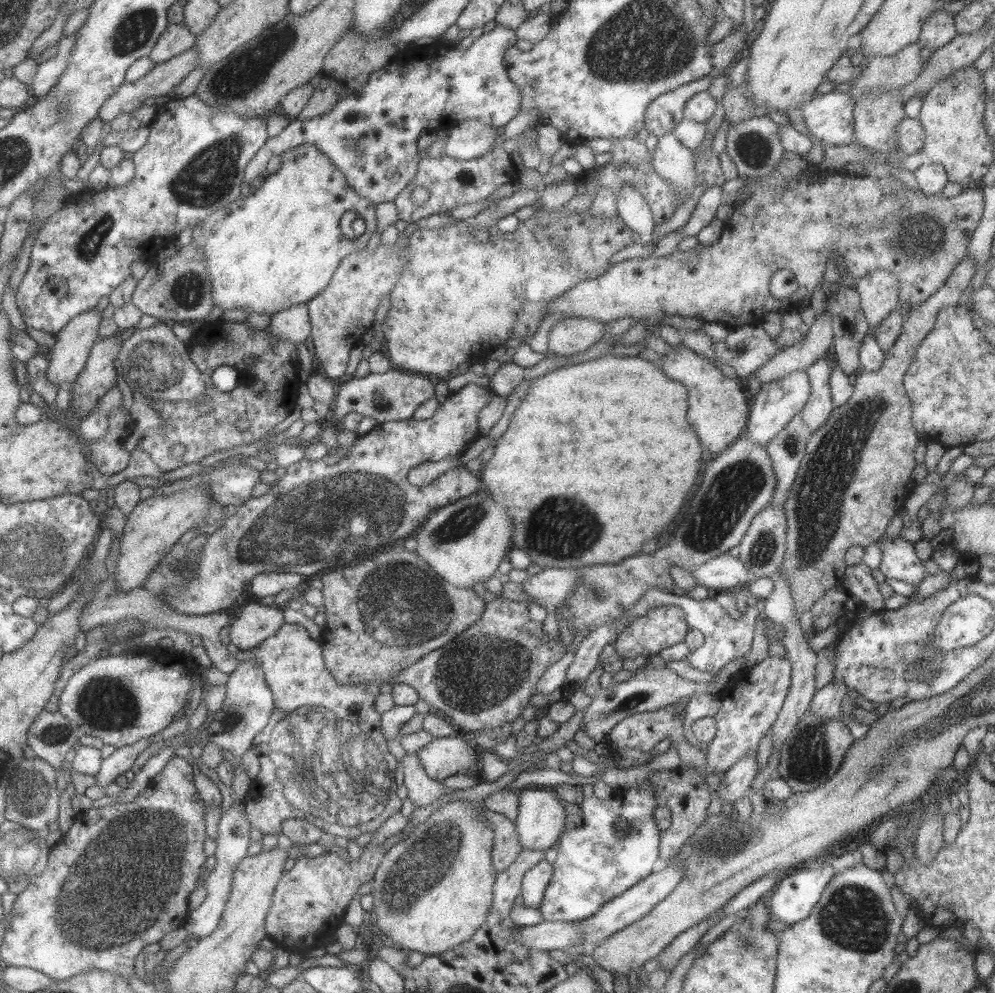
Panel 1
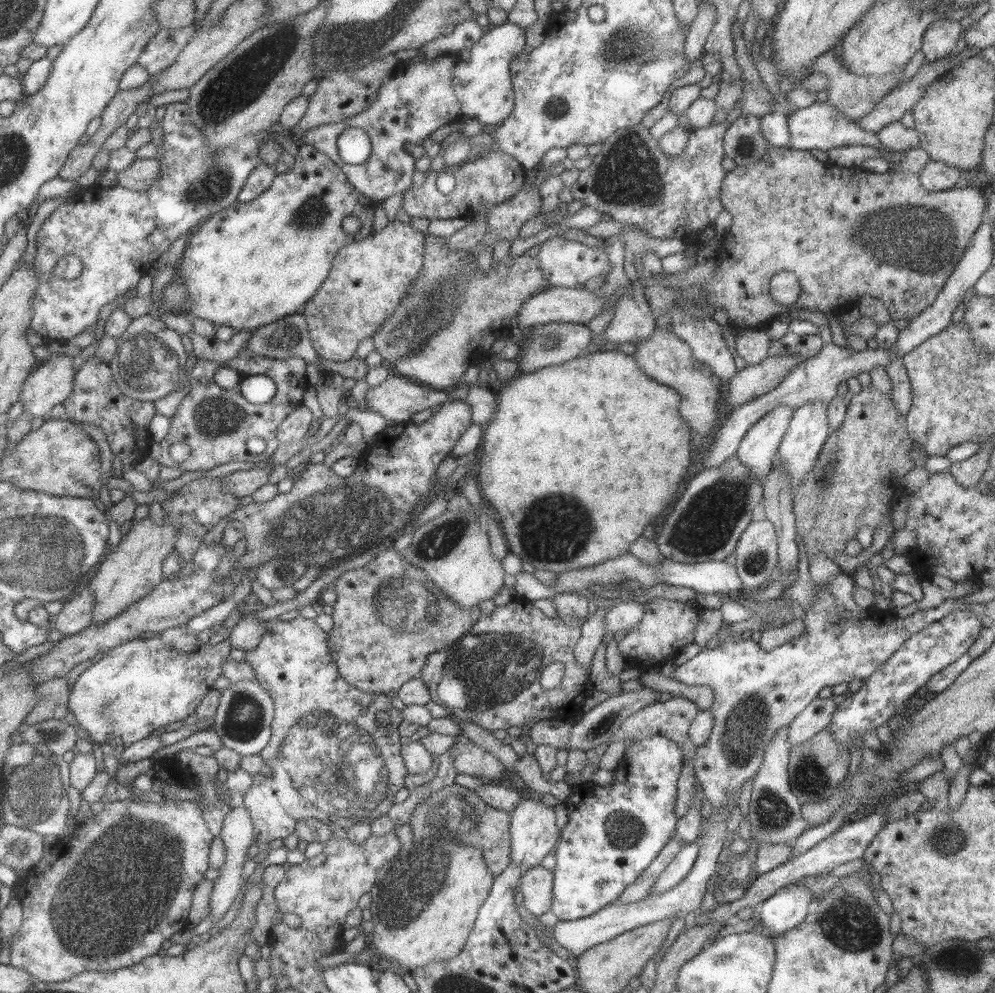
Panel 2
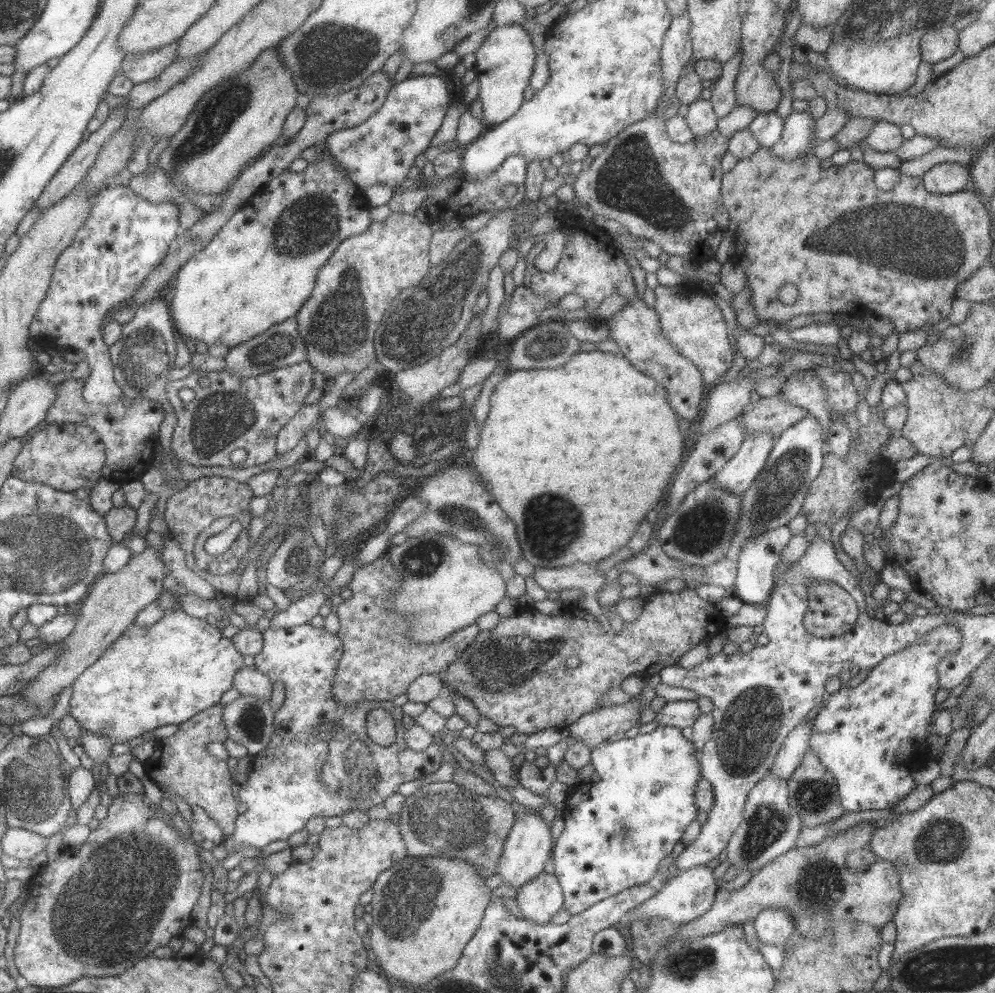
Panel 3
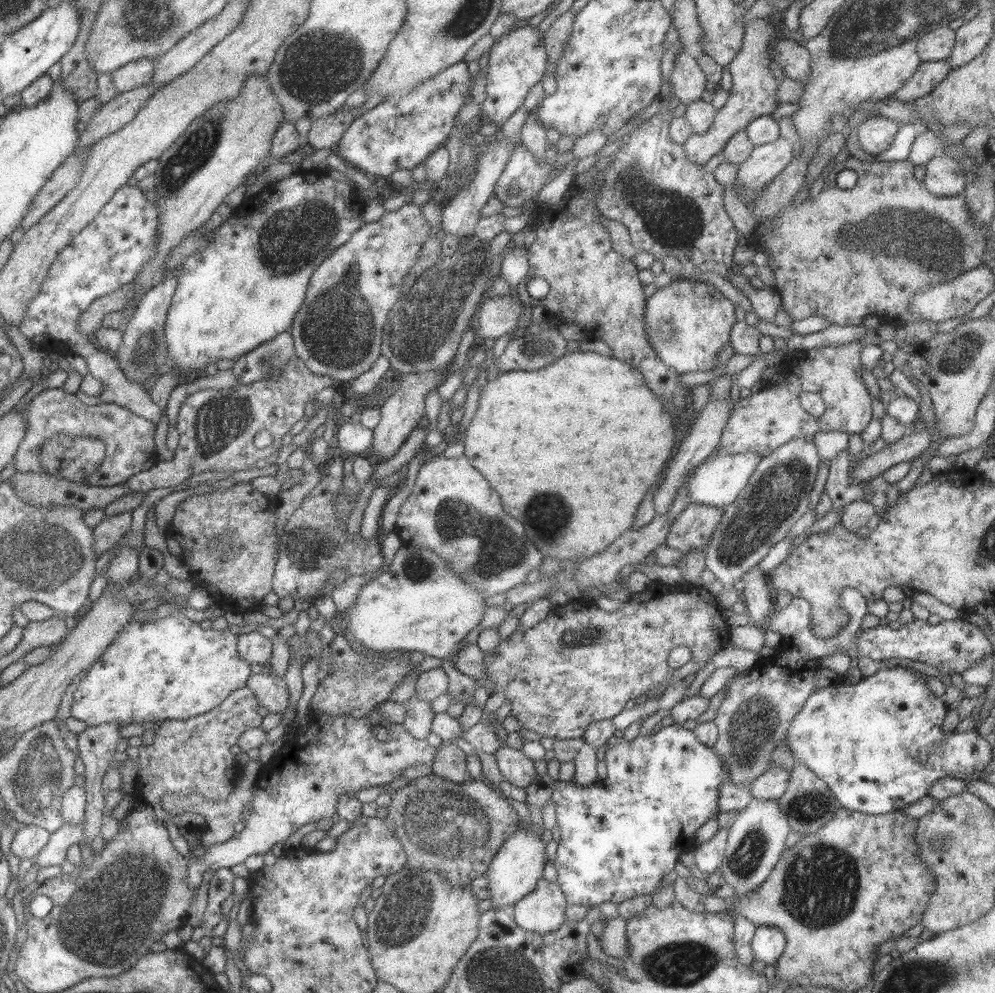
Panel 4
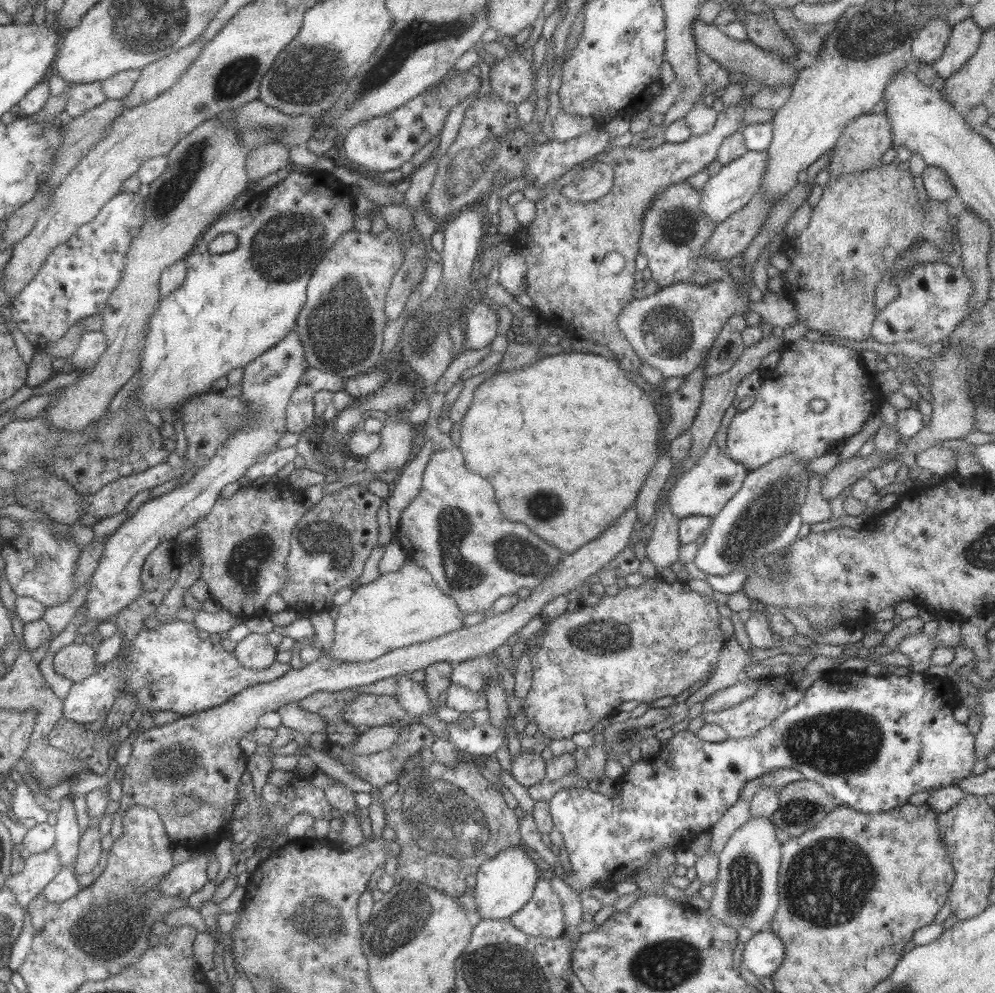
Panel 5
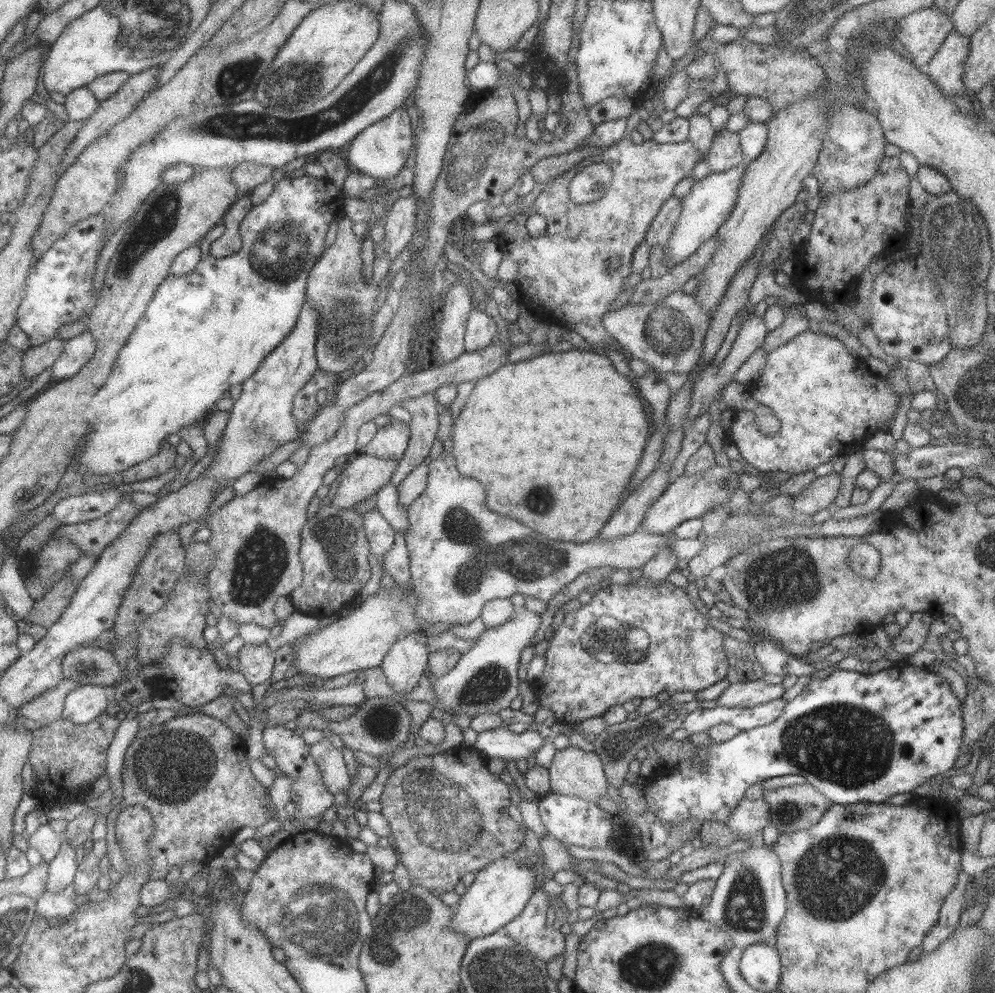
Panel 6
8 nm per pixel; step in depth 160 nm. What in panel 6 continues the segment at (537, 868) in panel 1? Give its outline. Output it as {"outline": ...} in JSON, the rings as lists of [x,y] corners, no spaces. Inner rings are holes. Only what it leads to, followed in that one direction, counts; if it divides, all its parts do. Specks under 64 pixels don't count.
{"outline":[[[537,888],[521,913],[503,926],[511,940],[546,963],[564,952],[564,935],[553,928],[548,898],[541,888]]]}

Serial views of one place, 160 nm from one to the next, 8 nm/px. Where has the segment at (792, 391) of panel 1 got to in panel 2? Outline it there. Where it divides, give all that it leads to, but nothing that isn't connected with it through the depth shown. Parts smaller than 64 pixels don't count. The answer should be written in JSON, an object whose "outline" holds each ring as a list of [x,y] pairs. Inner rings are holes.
{"outline":[[[775,406],[771,412],[763,414],[739,441],[736,454],[741,466],[745,466],[745,470],[749,470],[760,481],[771,470],[793,412],[791,406]]]}

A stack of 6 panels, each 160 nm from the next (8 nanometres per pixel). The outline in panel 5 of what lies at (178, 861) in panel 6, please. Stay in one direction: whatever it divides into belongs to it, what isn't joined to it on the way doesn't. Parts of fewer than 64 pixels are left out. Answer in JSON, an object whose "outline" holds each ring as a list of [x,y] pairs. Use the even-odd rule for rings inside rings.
{"outline":[[[629,508],[616,523],[613,523],[607,531],[601,533],[595,540],[587,542],[584,546],[577,548],[571,554],[564,553],[560,561],[545,575],[545,578],[538,582],[535,589],[531,590],[529,595],[523,599],[518,599],[517,604],[514,604],[508,611],[495,613],[492,617],[485,617],[480,623],[469,625],[468,627],[461,627],[453,630],[429,642],[419,642],[404,646],[403,648],[393,649],[379,658],[367,662],[350,662],[342,663],[337,659],[332,659],[325,651],[310,663],[307,663],[303,668],[290,668],[281,678],[269,681],[266,683],[257,683],[251,687],[244,688],[241,692],[234,694],[228,698],[223,704],[218,707],[213,707],[204,711],[197,711],[182,715],[171,723],[157,725],[145,729],[135,735],[132,742],[132,749],[129,760],[123,765],[123,779],[121,782],[122,795],[119,798],[119,807],[115,814],[111,817],[110,836],[117,839],[121,836],[123,826],[123,817],[135,804],[141,804],[150,807],[157,811],[161,822],[163,823],[166,835],[173,846],[191,848],[192,850],[202,851],[207,848],[211,850],[215,846],[216,841],[227,838],[227,830],[222,827],[222,810],[224,806],[232,801],[236,796],[237,784],[241,774],[245,772],[246,757],[239,749],[239,740],[242,736],[247,736],[248,732],[257,727],[257,720],[264,712],[277,711],[288,702],[298,701],[311,693],[325,691],[342,691],[343,689],[355,689],[358,686],[367,686],[372,682],[383,680],[385,678],[397,677],[401,673],[412,673],[416,670],[425,669],[430,664],[435,662],[449,662],[457,664],[463,660],[469,660],[482,654],[488,654],[505,643],[511,634],[515,634],[527,626],[529,620],[533,616],[540,614],[542,606],[546,602],[557,598],[557,595],[567,594],[571,590],[579,587],[584,581],[587,581],[591,574],[595,574],[599,568],[605,566],[610,560],[613,560],[625,547],[628,546],[631,531],[635,527],[636,512],[633,508]],[[196,794],[200,798],[200,807],[191,814],[182,814],[179,816],[172,812],[172,804],[177,797],[183,795]]]}

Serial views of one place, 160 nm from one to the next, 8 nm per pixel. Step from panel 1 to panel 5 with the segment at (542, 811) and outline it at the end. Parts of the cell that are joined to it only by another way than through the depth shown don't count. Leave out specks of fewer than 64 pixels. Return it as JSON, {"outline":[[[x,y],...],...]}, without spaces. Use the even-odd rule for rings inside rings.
{"outline":[[[523,845],[510,846],[500,850],[493,858],[481,863],[476,872],[473,888],[477,918],[481,920],[509,919],[517,913],[531,898],[535,884],[541,877],[540,863]]]}

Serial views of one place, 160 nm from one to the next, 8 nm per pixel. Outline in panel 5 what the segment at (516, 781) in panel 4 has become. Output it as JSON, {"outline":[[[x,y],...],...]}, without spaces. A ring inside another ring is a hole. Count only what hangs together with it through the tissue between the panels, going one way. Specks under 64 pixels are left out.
{"outline":[[[520,751],[512,757],[508,772],[522,787],[529,787],[544,778],[546,761],[544,753]]]}

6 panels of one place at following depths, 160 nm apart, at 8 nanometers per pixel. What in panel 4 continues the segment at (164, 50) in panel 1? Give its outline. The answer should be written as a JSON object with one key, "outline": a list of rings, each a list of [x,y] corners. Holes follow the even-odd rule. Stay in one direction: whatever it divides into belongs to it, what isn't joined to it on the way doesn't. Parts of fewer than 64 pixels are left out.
{"outline":[[[143,58],[121,65],[112,72],[112,79],[119,93],[150,84],[155,60]]]}

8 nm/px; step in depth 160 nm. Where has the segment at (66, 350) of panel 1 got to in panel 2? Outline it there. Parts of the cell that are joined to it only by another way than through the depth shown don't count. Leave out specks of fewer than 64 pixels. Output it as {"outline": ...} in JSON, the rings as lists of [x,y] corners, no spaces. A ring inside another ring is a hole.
{"outline":[[[56,353],[56,356],[51,355],[47,359],[38,363],[36,368],[26,378],[26,381],[21,386],[19,399],[23,404],[23,414],[27,414],[29,418],[42,417],[45,413],[50,412],[53,406],[65,401],[72,392],[72,384],[74,381],[72,356],[65,353]]]}

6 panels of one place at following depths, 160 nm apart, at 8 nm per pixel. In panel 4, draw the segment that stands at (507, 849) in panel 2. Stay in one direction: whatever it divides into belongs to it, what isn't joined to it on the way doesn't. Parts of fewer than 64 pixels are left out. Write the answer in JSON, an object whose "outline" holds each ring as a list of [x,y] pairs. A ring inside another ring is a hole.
{"outline":[[[433,773],[416,777],[397,789],[391,795],[391,802],[386,808],[385,824],[394,832],[402,844],[406,863],[403,868],[411,870],[437,871],[449,886],[463,888],[477,877],[483,876],[491,859],[501,843],[519,828],[520,818],[515,810],[505,801],[505,796],[484,780],[466,778],[461,784],[455,784]]]}

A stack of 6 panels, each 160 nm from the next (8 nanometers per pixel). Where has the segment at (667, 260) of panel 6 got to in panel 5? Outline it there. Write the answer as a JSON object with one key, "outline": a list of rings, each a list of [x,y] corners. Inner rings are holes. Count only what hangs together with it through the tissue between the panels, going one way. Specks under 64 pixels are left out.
{"outline":[[[745,151],[742,156],[722,166],[722,169],[710,177],[701,188],[700,205],[703,214],[717,224],[736,210],[743,208],[759,192],[767,163],[768,154],[765,151]]]}

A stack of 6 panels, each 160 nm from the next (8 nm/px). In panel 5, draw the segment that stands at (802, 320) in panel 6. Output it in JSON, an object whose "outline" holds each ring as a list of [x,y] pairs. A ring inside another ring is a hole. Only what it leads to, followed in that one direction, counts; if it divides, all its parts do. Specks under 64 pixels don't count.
{"outline":[[[771,335],[768,339],[762,338],[751,346],[744,347],[744,351],[739,355],[739,358],[726,370],[715,377],[705,377],[701,381],[701,404],[698,408],[698,413],[695,416],[689,433],[691,434],[691,449],[689,457],[695,462],[705,454],[705,450],[713,441],[713,436],[720,426],[720,420],[729,408],[733,399],[735,399],[735,390],[738,382],[750,372],[753,372],[759,366],[761,359],[772,350],[781,351],[787,343],[783,338]]]}

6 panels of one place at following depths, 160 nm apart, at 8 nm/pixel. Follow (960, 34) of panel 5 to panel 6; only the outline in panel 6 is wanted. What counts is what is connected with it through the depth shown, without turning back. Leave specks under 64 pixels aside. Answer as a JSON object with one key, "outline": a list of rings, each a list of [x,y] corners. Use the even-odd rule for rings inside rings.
{"outline":[[[952,28],[945,35],[944,42],[937,53],[925,66],[925,72],[929,78],[948,98],[953,99],[953,94],[966,94],[960,78],[964,71],[968,51],[968,37],[961,36]]]}

